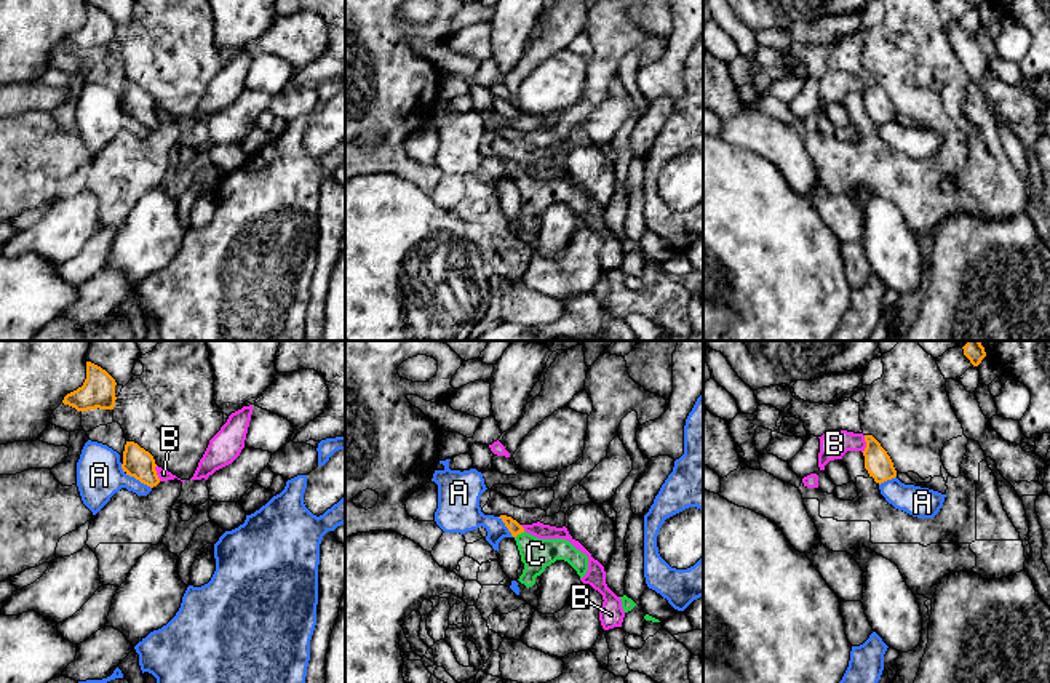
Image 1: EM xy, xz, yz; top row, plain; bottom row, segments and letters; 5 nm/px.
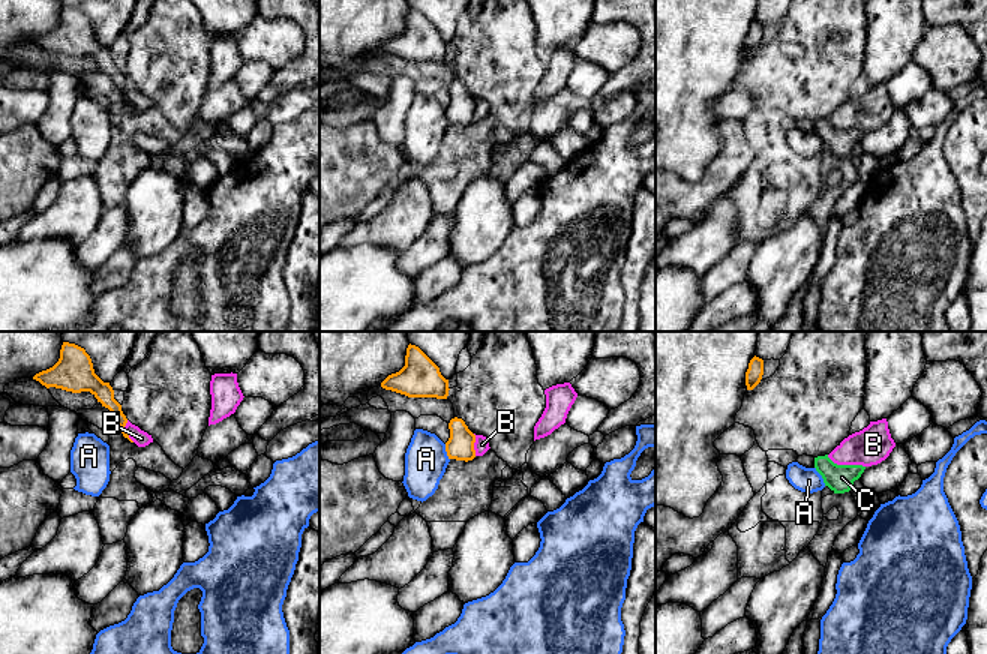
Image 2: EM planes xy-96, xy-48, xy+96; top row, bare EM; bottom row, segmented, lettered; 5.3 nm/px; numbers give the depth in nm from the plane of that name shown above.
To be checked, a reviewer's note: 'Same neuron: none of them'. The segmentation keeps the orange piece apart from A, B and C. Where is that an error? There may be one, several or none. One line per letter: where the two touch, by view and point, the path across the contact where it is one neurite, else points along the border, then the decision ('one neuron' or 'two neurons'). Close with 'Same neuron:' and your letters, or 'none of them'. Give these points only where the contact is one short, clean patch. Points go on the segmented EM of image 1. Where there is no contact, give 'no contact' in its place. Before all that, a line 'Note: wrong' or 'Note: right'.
Note: wrong
A: meets orange in xy at (133, 475); border along xy (120, 464), (125, 474), (133, 475), (151, 488); two neurons
B: meets orange in yz at (867, 443); border along yz (865, 435), (865, 448), (862, 451); two neurons
C: meets orange in xz at (520, 533); runs through xz (515, 528), (520, 533), (536, 554); one neuron
Same neuron: C

